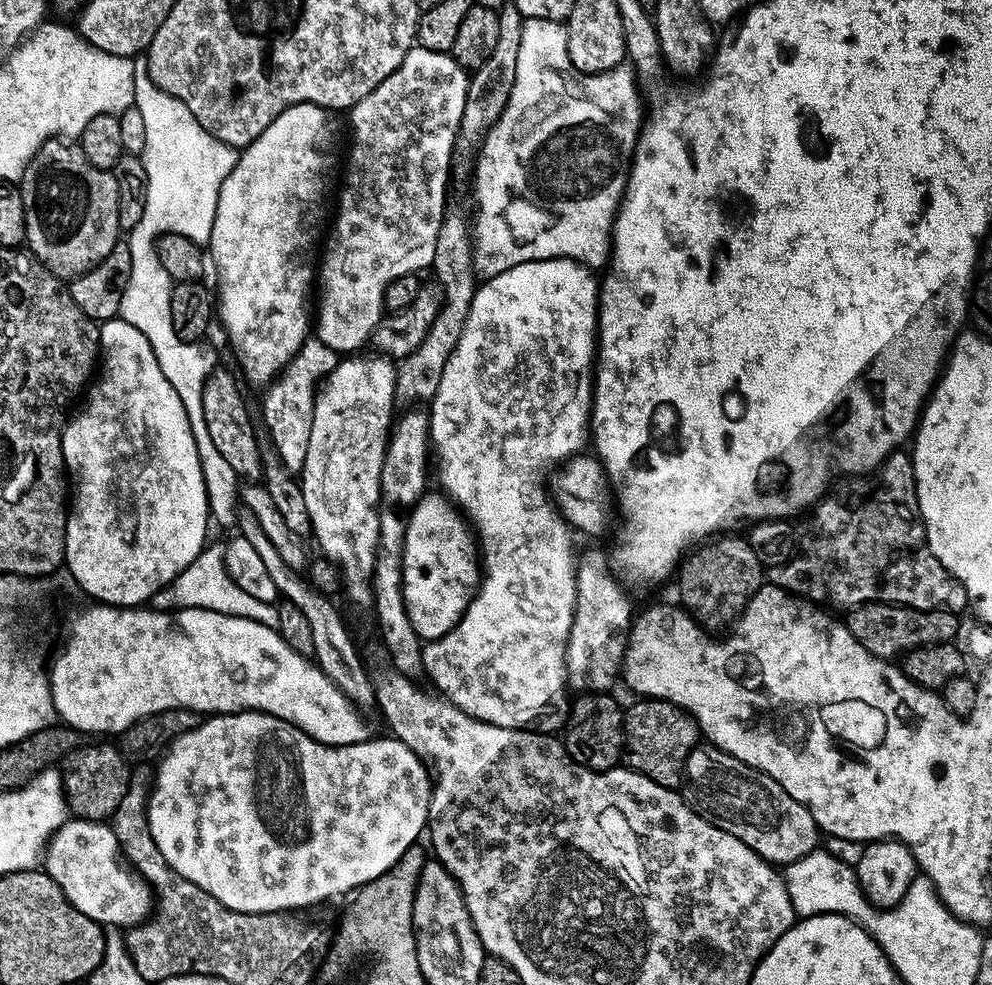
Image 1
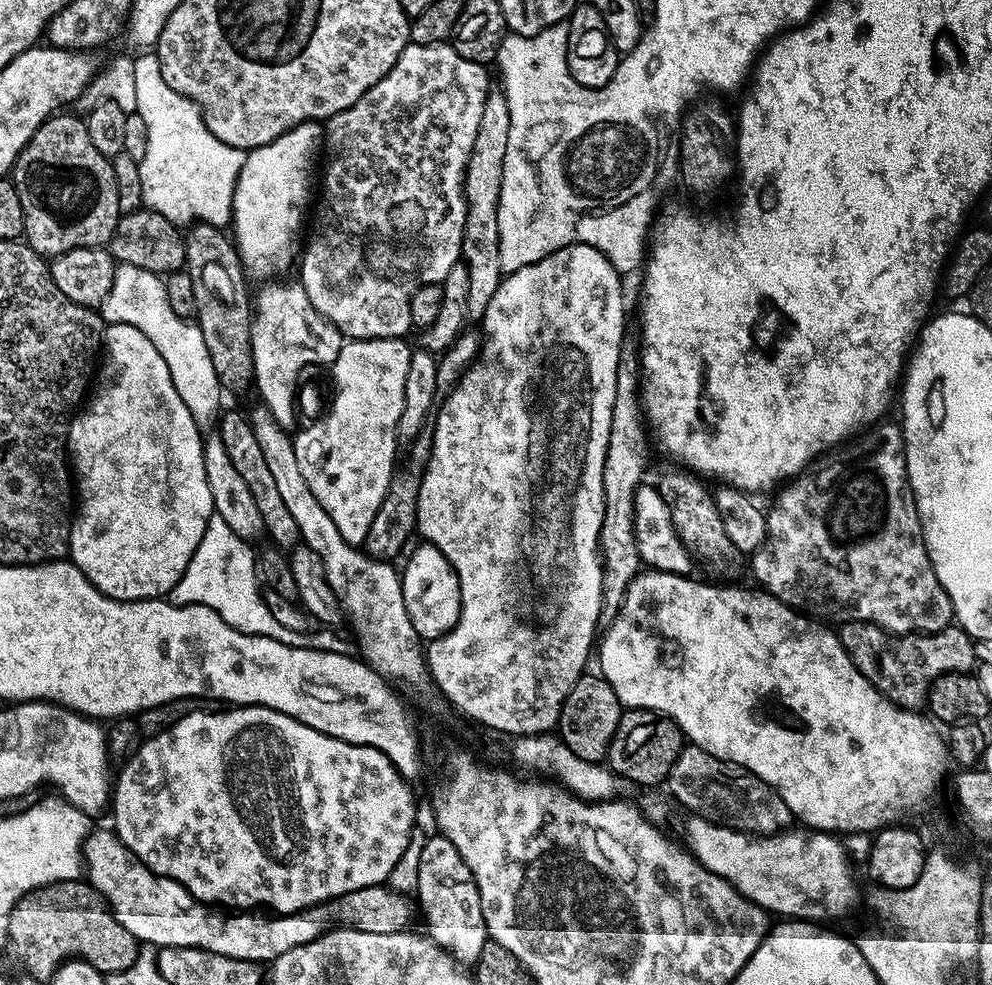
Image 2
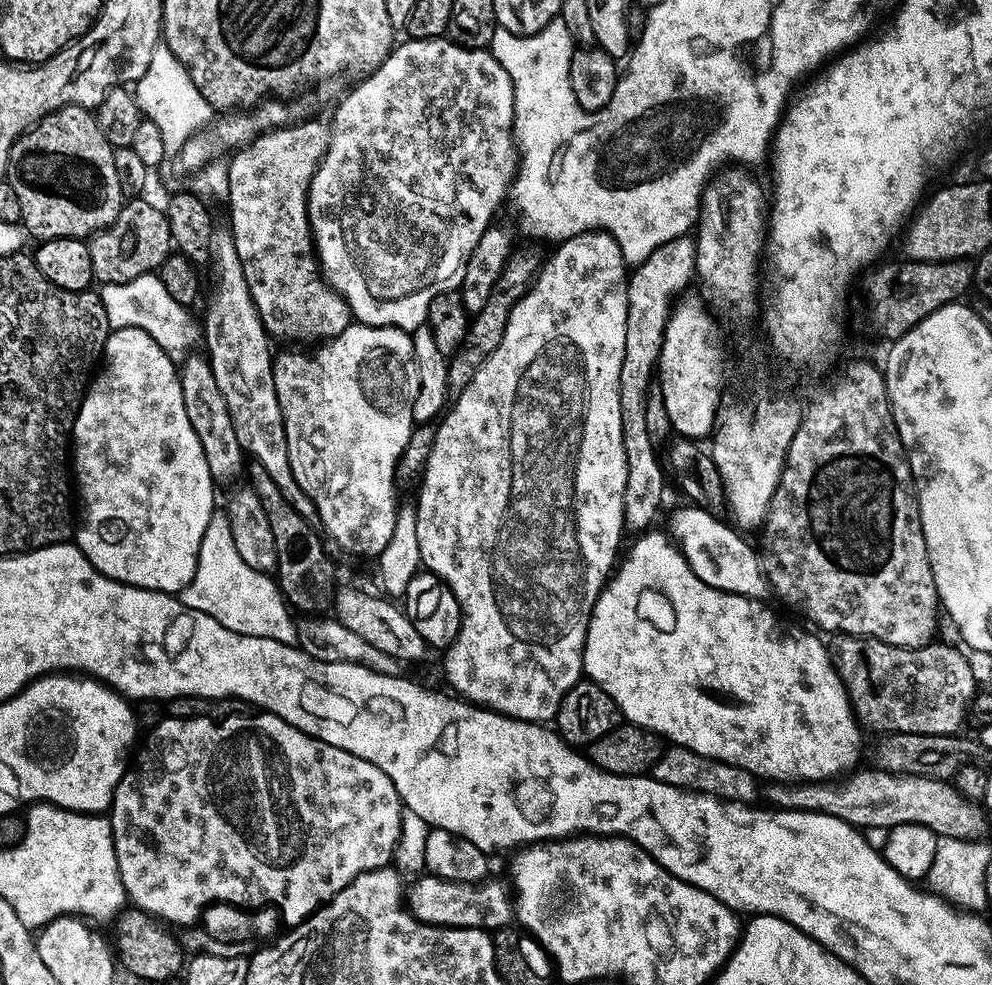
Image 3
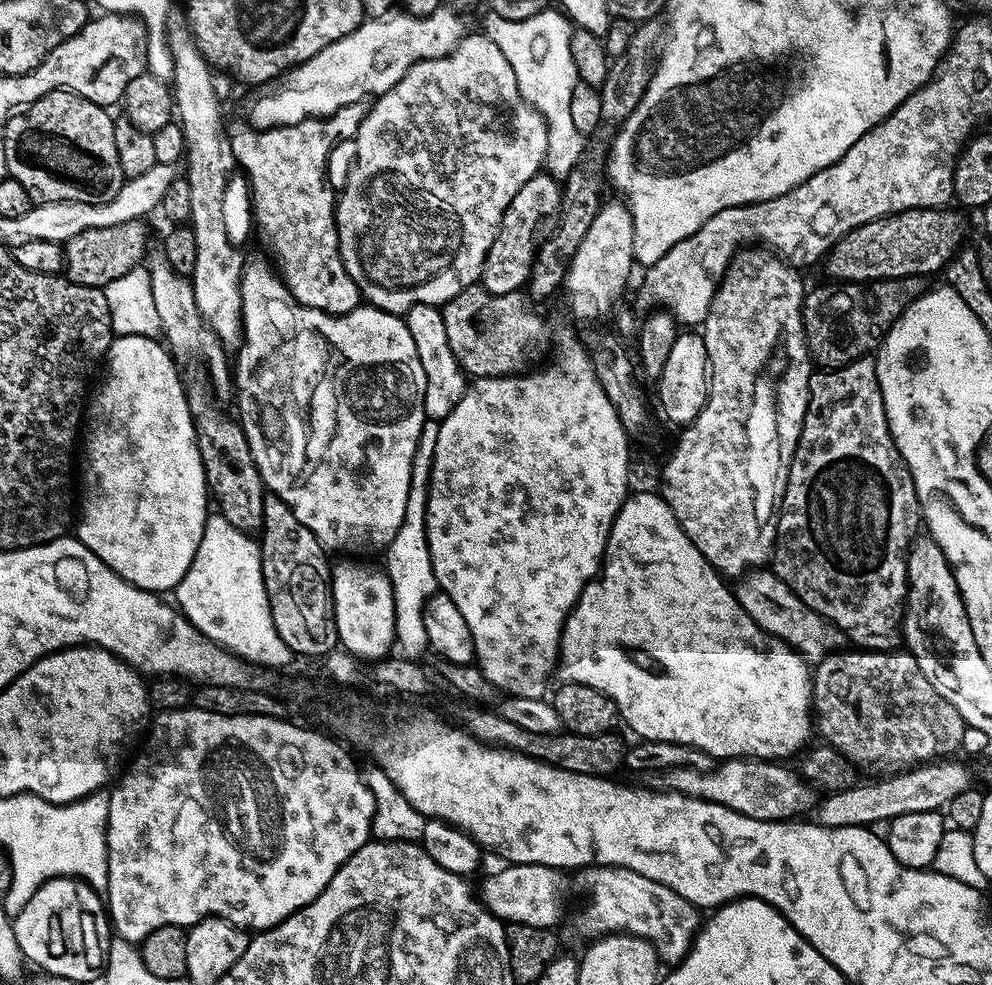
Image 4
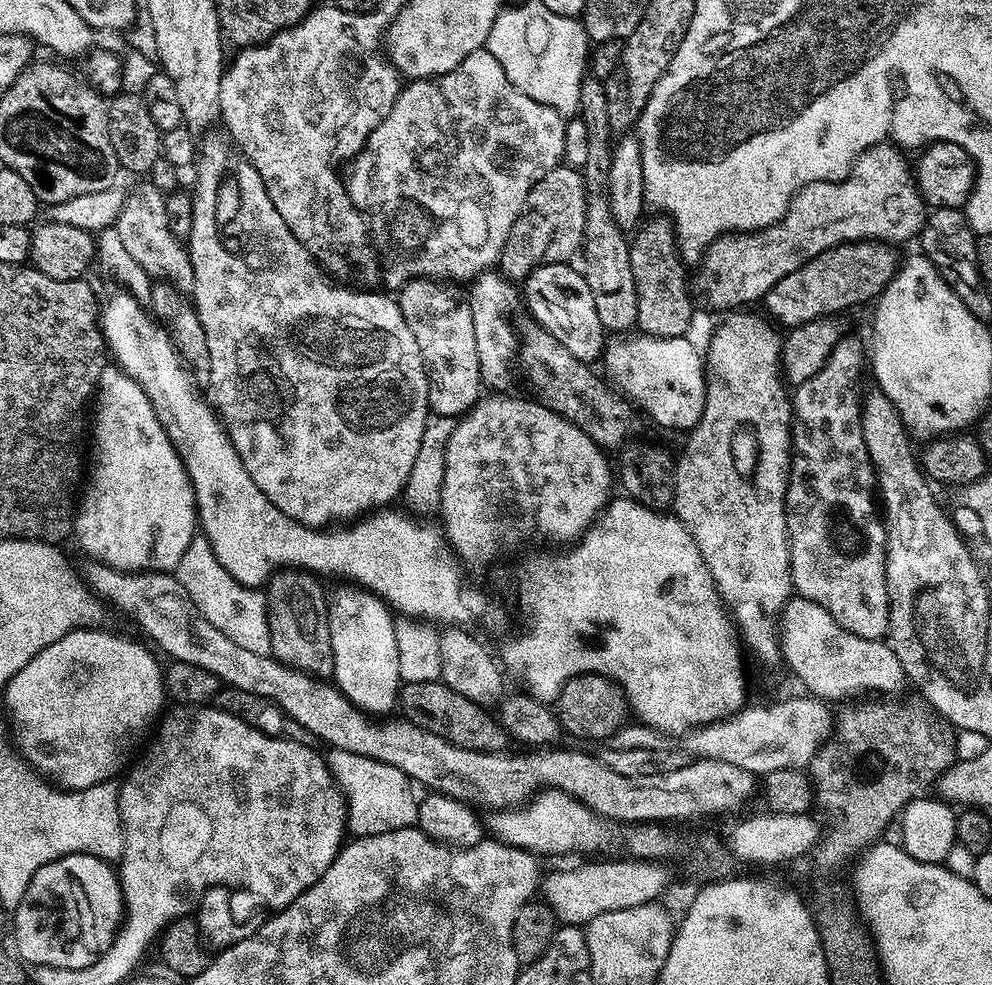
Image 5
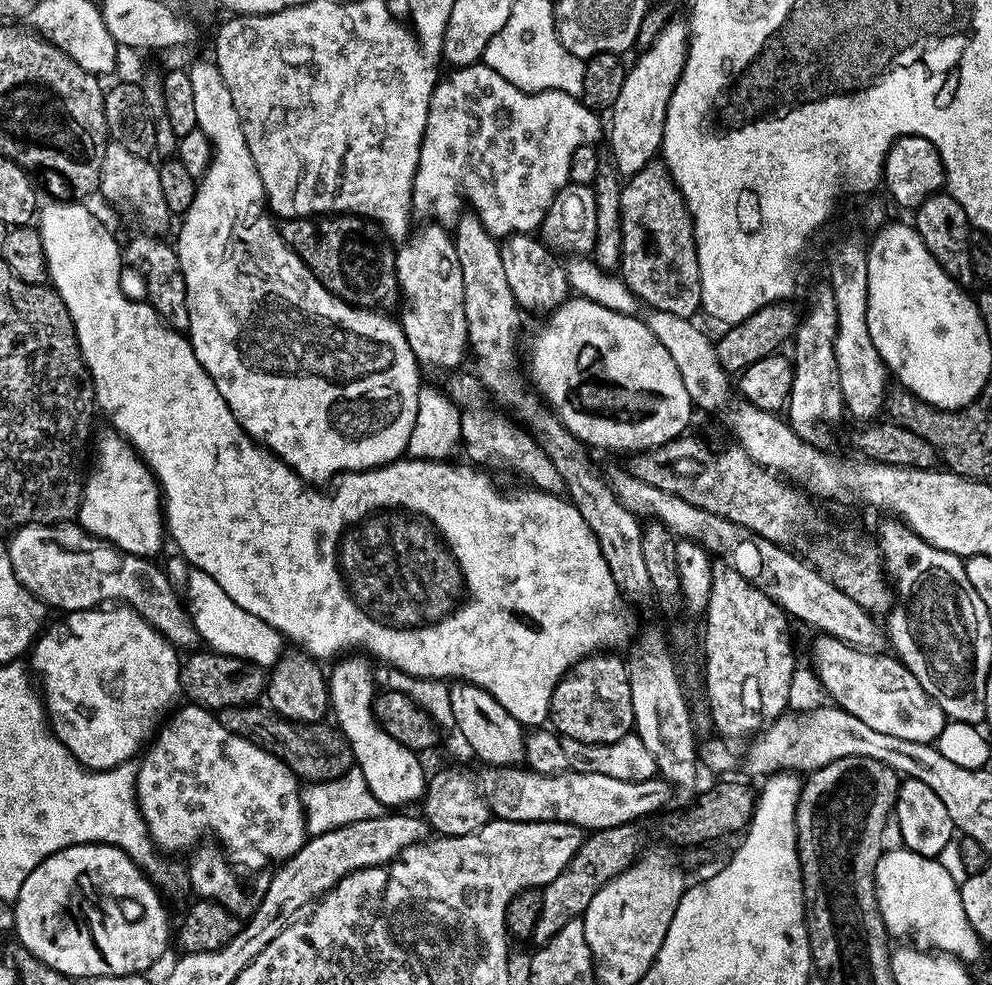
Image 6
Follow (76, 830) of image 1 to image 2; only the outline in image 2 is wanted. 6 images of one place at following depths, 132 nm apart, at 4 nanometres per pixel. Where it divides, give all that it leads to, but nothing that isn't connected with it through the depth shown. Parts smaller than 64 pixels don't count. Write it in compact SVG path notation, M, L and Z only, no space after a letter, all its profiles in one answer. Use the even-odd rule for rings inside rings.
M100 828L98 830L93 829L87 839L84 840L84 861L85 861L85 873L87 881L92 885L93 888L96 889L101 896L104 897L105 903L111 909L113 916L118 919L118 922L122 923L122 926L126 928L126 930L130 931L130 934L134 935L136 940L139 943L148 945L154 944L156 948L200 948L206 952L214 953L214 954L222 954L223 957L230 957L234 958L235 960L240 961L250 961L252 963L259 963L259 964L270 964L277 958L281 957L282 954L286 954L286 951L292 950L296 946L305 945L306 942L312 942L314 938L318 938L324 932L327 932L335 925L341 927L348 927L354 928L358 930L362 930L364 933L374 933L374 934L390 934L396 932L405 931L411 924L410 918L412 916L412 910L410 908L410 904L407 900L409 900L403 893L395 892L387 885L376 885L374 887L363 887L362 890L351 891L348 895L342 895L336 897L335 900L325 902L323 904L312 905L308 909L304 909L299 913L287 913L287 914L280 914L277 916L272 916L270 920L258 920L254 918L255 916L253 913L250 912L240 912L237 914L230 914L225 921L220 918L210 918L208 912L209 909L203 905L199 900L195 900L190 893L185 890L184 887L178 882L174 882L172 879L166 879L164 877L159 877L153 874L150 869L145 866L144 863L140 859L138 859L129 849L125 846L122 841L117 838L115 831L113 829L108 828L108 830L104 828Z

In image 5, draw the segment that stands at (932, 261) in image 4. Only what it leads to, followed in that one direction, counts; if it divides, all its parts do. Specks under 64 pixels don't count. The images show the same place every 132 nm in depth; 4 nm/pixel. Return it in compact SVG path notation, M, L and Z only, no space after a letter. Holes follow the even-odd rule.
M856 240L853 244L839 244L833 248L827 248L822 254L810 258L810 262L798 266L798 270L786 274L782 282L774 285L762 298L762 305L764 304L765 308L763 311L777 325L785 324L785 329L791 330L811 320L835 317L840 314L836 312L844 312L855 304L864 304L867 300L875 301L885 286L892 281L892 275L897 270L896 252L897 249L893 245L878 240Z

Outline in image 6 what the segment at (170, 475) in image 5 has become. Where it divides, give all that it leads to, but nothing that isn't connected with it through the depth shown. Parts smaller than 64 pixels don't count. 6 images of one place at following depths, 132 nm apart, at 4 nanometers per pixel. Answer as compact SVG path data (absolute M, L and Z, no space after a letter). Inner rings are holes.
M115 430L108 433L94 444L94 459L90 464L84 482L84 495L80 497L80 510L78 523L81 528L88 531L88 535L95 536L97 541L112 544L123 552L129 552L135 556L155 557L155 552L166 544L166 521L162 507L162 493L156 477L141 456L133 450L131 444Z

